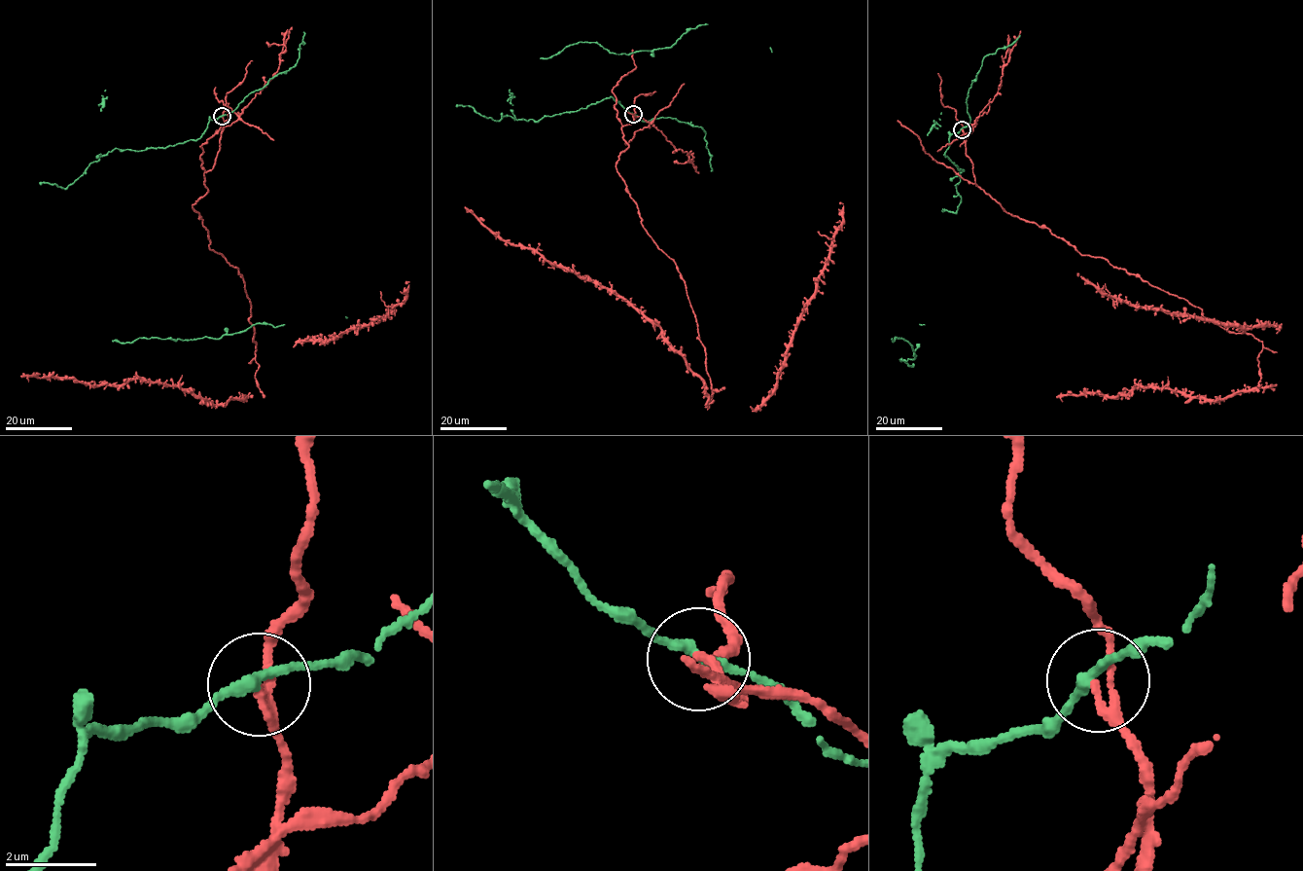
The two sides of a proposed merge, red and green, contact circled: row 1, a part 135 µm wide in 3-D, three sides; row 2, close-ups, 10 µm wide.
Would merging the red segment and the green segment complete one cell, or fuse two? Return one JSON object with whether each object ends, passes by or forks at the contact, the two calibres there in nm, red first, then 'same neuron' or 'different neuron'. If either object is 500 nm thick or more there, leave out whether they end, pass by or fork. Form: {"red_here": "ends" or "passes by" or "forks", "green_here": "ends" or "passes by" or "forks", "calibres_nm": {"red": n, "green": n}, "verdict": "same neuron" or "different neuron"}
{"red_here": "passes by", "green_here": "passes by", "calibres_nm": {"red": 150, "green": 220}, "verdict": "different neuron"}

